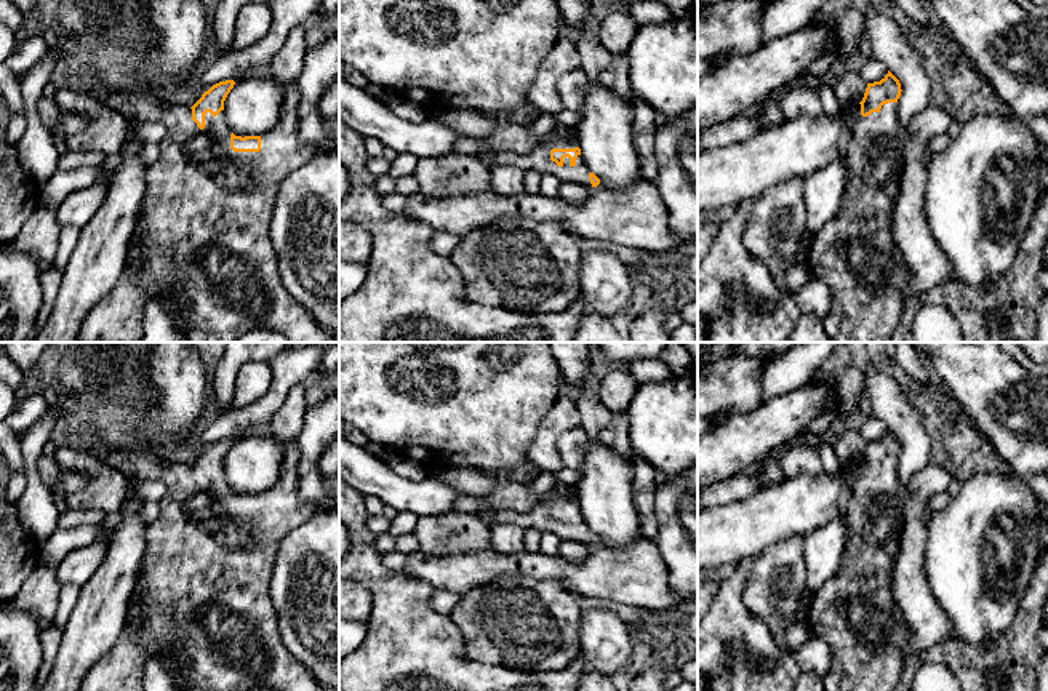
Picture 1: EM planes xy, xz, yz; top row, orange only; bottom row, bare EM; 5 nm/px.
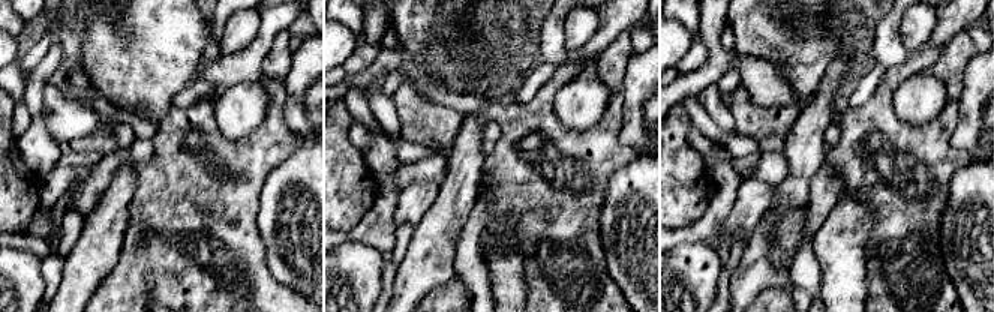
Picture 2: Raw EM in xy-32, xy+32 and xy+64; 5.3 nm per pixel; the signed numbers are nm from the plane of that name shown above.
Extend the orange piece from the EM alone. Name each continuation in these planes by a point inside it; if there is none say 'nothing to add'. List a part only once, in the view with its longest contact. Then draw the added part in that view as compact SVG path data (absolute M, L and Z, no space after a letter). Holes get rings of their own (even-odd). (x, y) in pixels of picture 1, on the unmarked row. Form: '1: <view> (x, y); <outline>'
1: xz (538, 517); M570 497L557 499L550 504L538 502L531 510L520 513L515 510L483 510L478 512L480 520L486 526L494 525L504 525L504 523L514 523L522 526L523 529L536 528L541 533L554 533L562 541L571 541L571 542L581 542L584 545L592 547L592 542L589 539L589 525L586 523L582 513L578 513L576 523L570 523L570 517L563 517L563 523L558 525L555 520L550 518L550 509L552 507L574 507L578 505L578 501Z

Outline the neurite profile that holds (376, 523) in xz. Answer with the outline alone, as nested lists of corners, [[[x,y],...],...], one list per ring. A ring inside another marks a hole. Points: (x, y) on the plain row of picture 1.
[[[382,513],[381,515],[368,515],[368,518],[366,518],[366,528],[371,533],[374,533],[376,536],[382,534],[382,533],[389,533],[390,520],[386,518]]]

